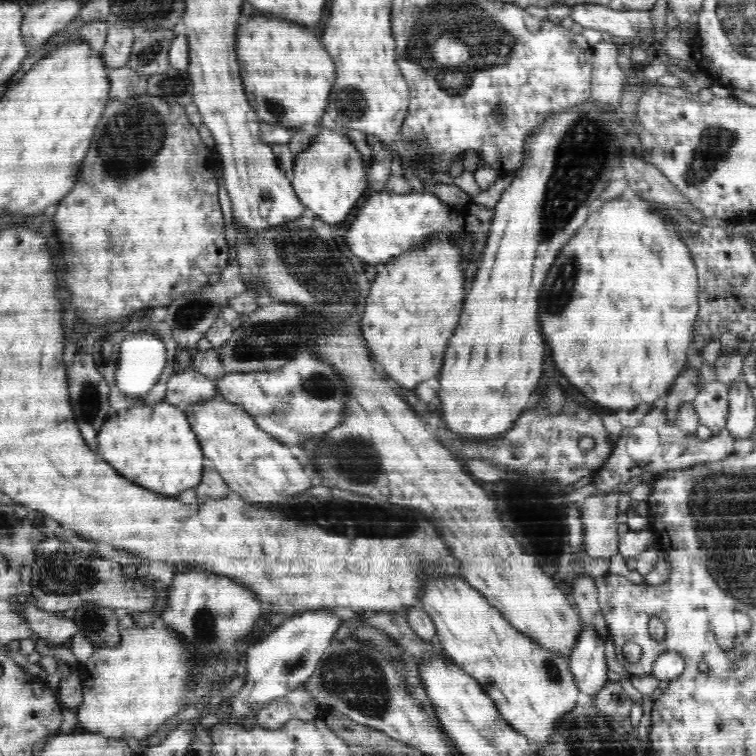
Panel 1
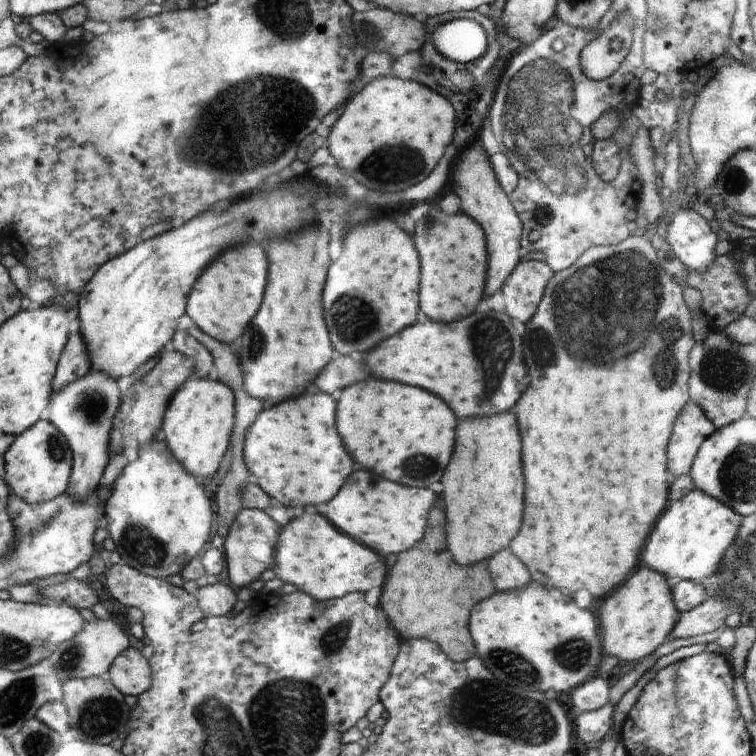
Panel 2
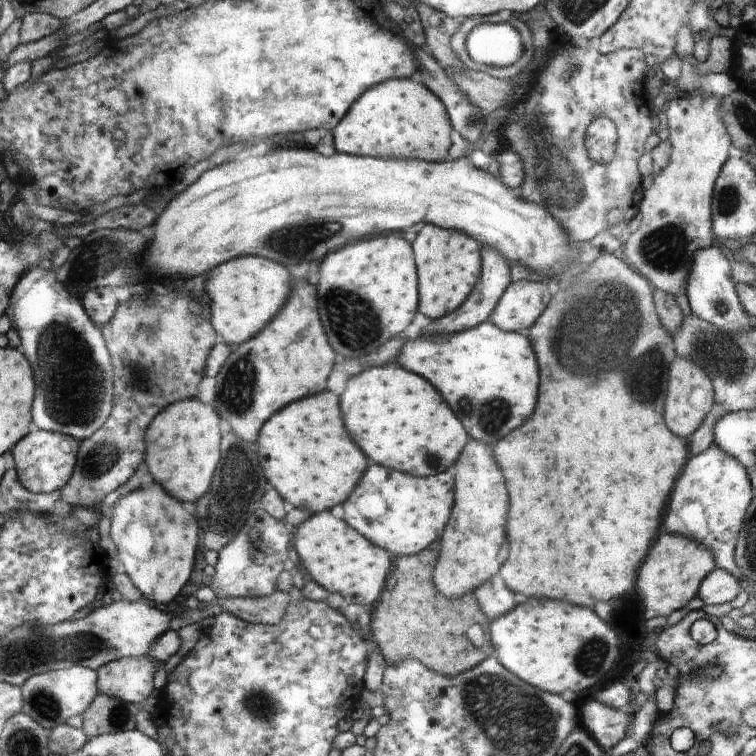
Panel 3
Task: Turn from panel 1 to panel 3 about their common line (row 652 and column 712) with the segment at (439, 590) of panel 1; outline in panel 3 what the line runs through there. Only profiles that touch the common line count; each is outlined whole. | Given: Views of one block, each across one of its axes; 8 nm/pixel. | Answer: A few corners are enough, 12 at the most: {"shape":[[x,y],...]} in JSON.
{"shape":[[718,445],[692,455],[664,530],[702,543],[738,580],[753,501],[746,468]]}

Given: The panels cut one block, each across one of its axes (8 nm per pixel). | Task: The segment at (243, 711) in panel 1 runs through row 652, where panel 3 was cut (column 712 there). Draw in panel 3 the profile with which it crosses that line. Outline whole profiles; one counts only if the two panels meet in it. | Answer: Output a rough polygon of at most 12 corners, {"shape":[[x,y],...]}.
{"shape":[[719,246],[700,249],[685,287],[692,314],[739,333],[743,310]]}

